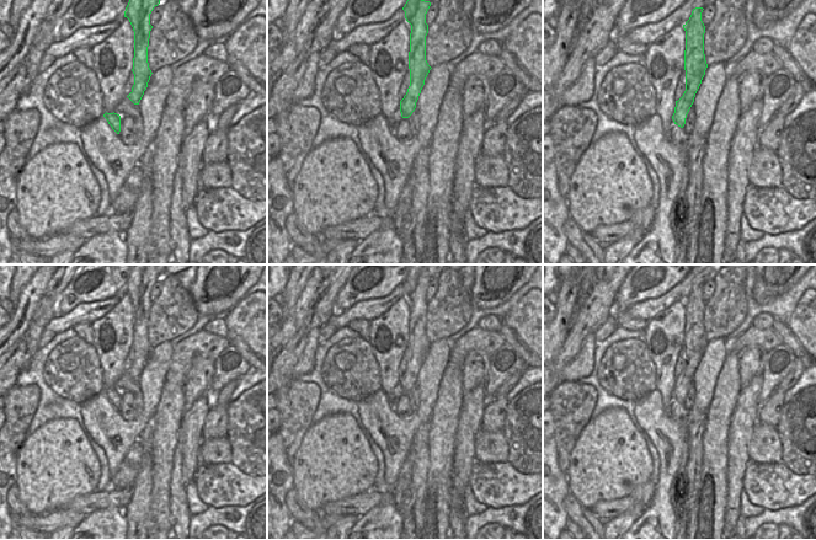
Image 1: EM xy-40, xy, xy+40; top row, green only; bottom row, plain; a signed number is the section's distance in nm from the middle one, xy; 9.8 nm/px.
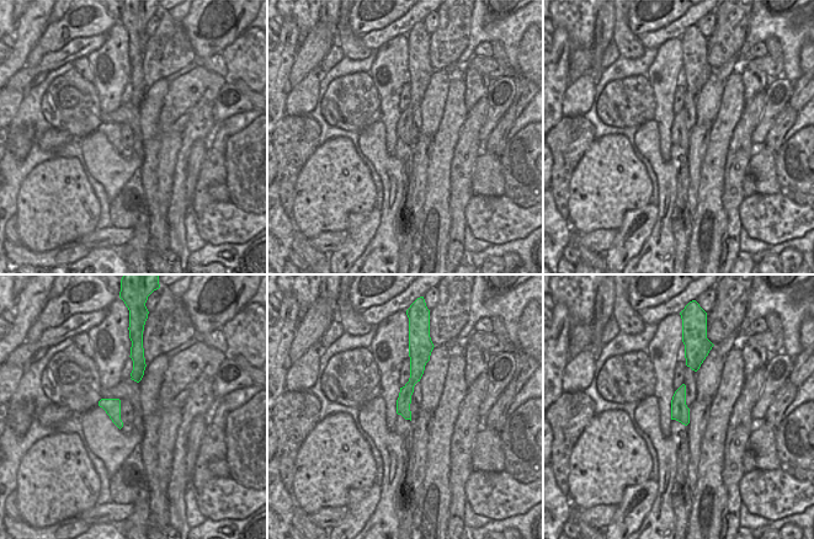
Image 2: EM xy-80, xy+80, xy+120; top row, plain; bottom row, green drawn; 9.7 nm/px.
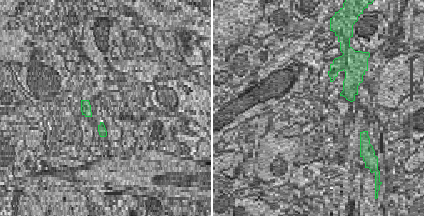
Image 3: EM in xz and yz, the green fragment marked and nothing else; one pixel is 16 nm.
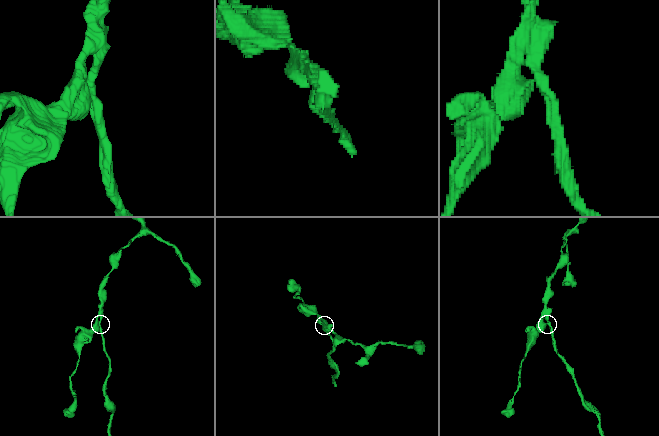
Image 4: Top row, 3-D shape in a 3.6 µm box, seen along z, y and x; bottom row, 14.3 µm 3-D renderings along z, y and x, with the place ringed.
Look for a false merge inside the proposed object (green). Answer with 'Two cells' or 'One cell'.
Two cells.

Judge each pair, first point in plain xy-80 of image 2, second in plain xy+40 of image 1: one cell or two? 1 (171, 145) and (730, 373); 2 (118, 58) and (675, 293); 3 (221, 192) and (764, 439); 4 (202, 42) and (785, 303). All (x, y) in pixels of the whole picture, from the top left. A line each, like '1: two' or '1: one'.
1: one
2: two
3: one
4: two

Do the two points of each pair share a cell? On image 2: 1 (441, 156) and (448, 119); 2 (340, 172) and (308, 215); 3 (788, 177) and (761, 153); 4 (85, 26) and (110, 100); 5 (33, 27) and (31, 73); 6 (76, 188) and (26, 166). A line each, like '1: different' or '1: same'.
1: same
2: same
3: different
4: different
5: different
6: different

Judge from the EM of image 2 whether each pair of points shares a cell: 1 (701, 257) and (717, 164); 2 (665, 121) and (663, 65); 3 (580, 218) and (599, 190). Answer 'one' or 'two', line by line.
1: one
2: one
3: one

